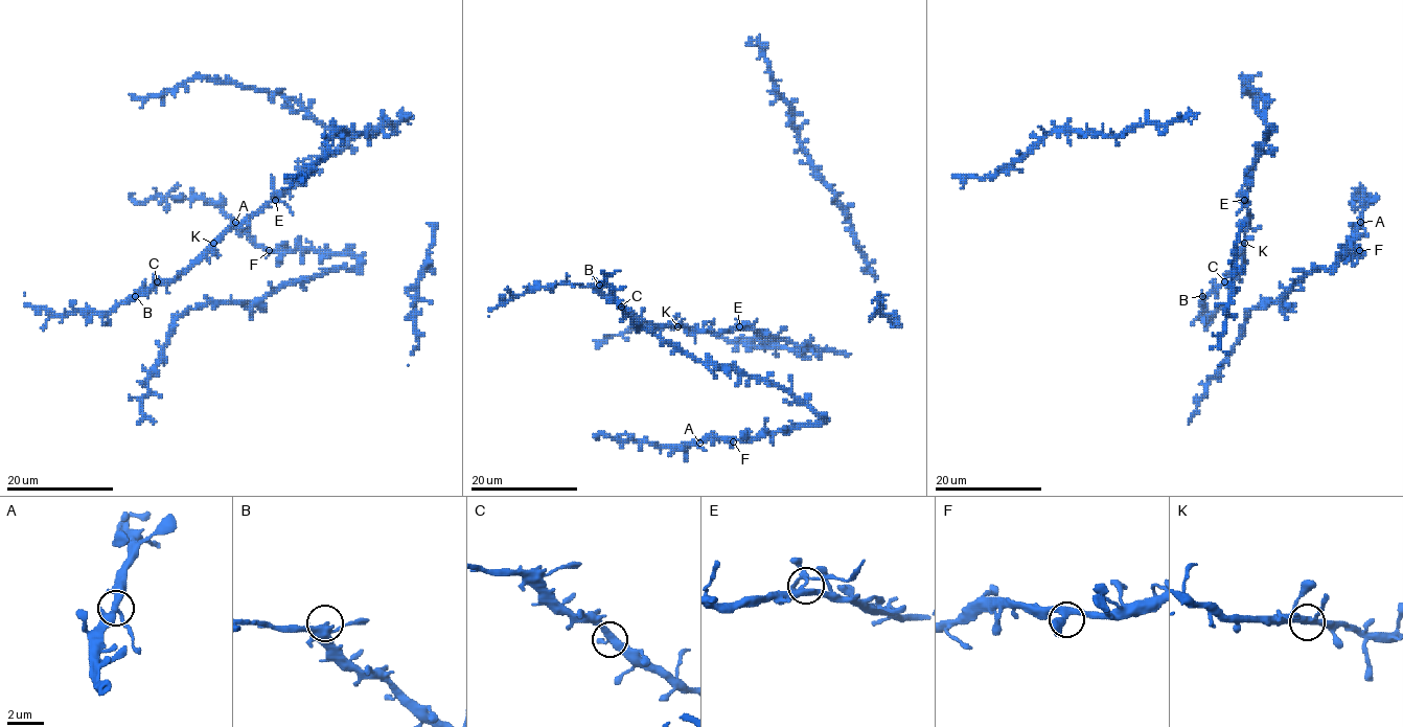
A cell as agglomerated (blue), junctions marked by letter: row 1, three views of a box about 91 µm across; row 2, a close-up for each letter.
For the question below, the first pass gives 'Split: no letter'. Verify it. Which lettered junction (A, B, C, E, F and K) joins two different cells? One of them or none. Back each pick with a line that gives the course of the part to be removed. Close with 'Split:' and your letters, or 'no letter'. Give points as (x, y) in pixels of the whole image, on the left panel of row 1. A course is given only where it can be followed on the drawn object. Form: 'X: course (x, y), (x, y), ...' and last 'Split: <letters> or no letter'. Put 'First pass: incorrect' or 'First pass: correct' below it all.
E: course (276, 200), (277, 197), (293, 216)
Split: E
First pass: incorrect

